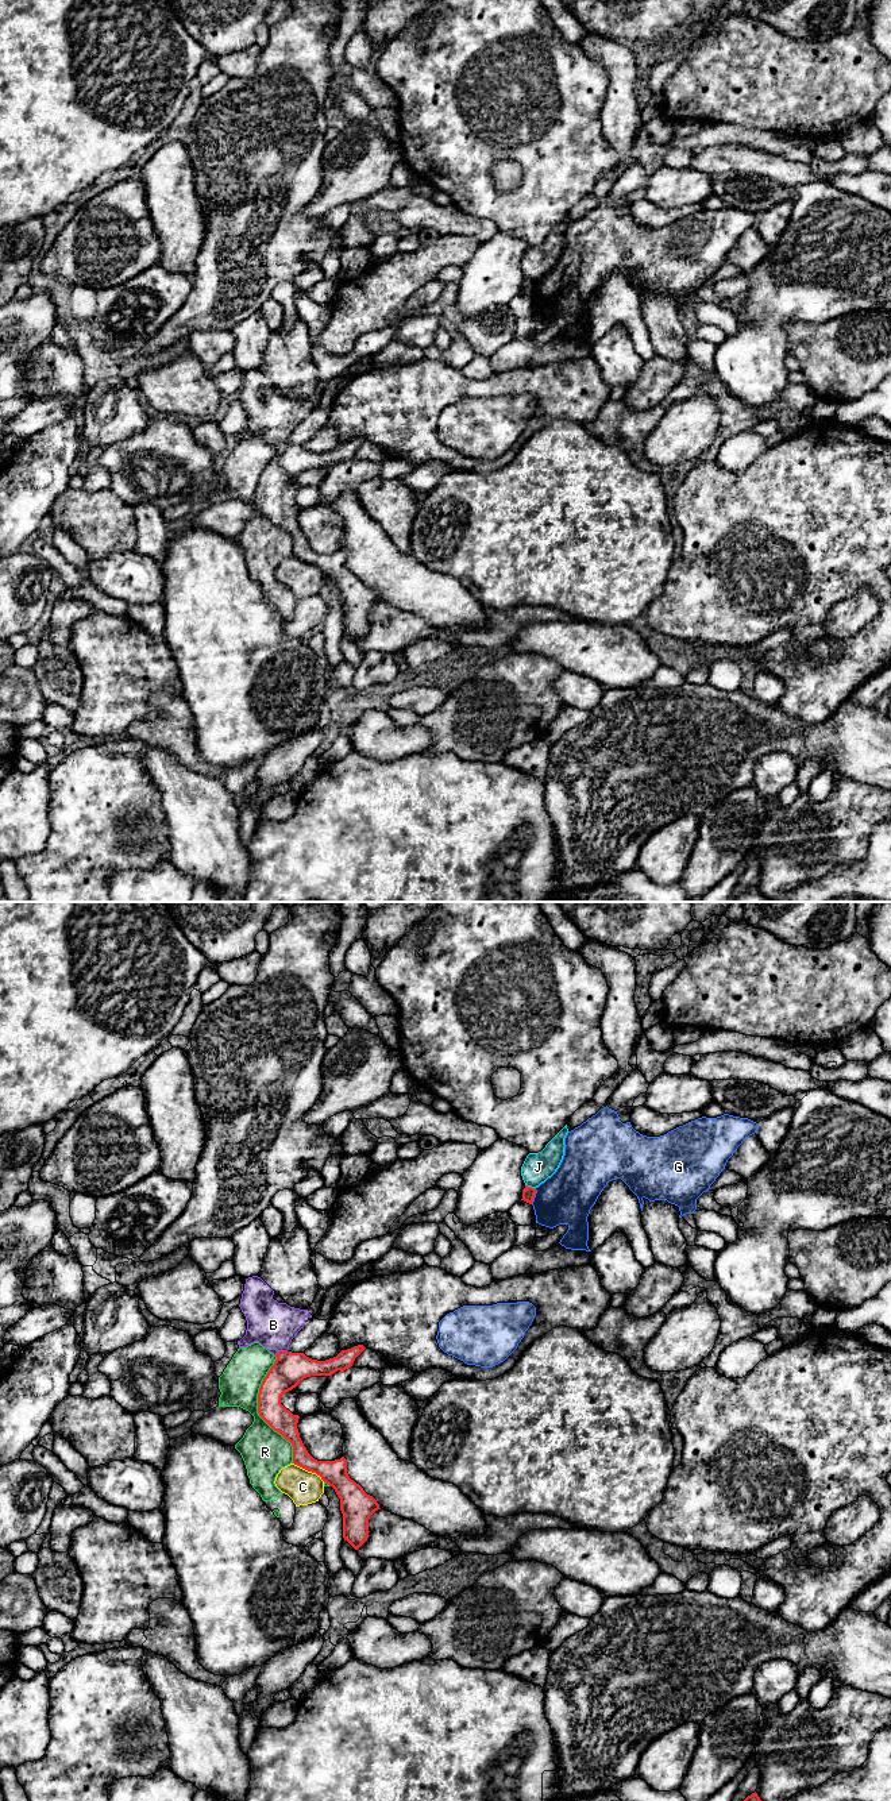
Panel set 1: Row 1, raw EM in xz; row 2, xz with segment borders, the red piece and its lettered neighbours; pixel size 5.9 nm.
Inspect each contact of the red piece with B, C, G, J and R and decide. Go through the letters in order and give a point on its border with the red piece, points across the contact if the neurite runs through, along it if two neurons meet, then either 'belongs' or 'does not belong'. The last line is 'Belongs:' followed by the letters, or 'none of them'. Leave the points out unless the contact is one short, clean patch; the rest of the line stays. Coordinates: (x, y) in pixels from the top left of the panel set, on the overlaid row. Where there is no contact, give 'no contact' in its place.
B: xz (280, 1352) | across xz (289, 1368), (280, 1352), (273, 1325) | belongs
C: xz (309, 1470) | along xz (293, 1462), (315, 1472), (324, 1481) | does not belong
G: xz (533, 1196) | along xz (535, 1188), (535, 1196), (531, 1203) | does not belong
J: xz (529, 1187) | does not belong
R: xz (258, 1411) | does not belong
Belongs: B

